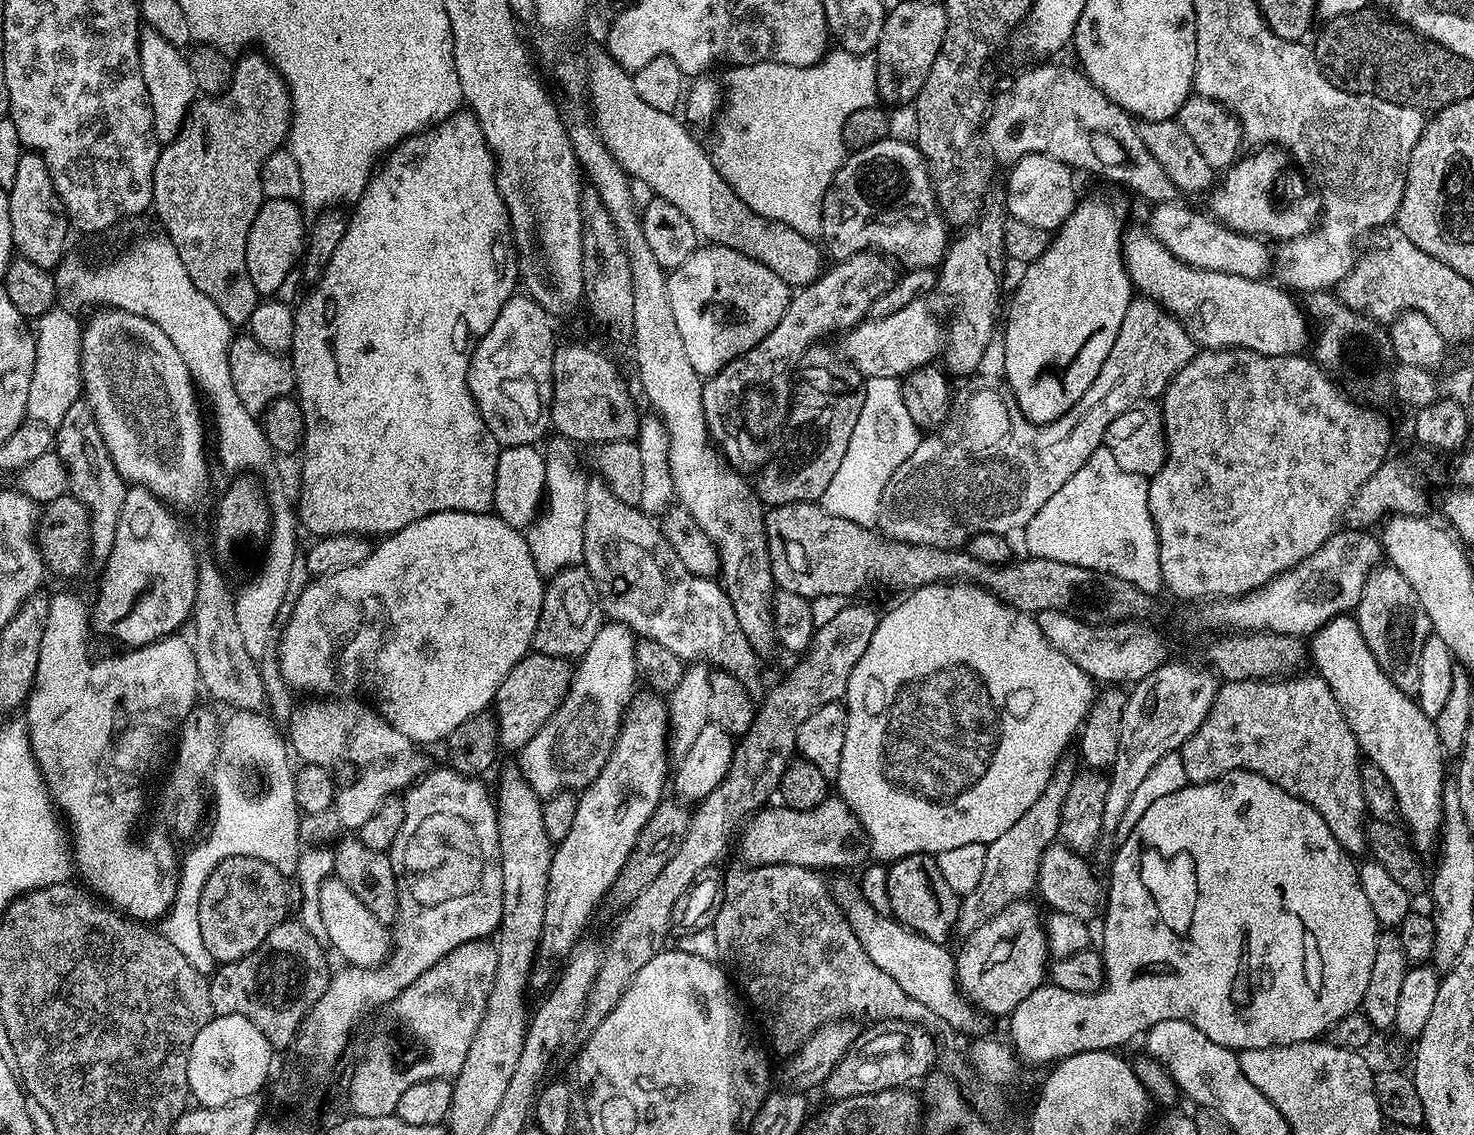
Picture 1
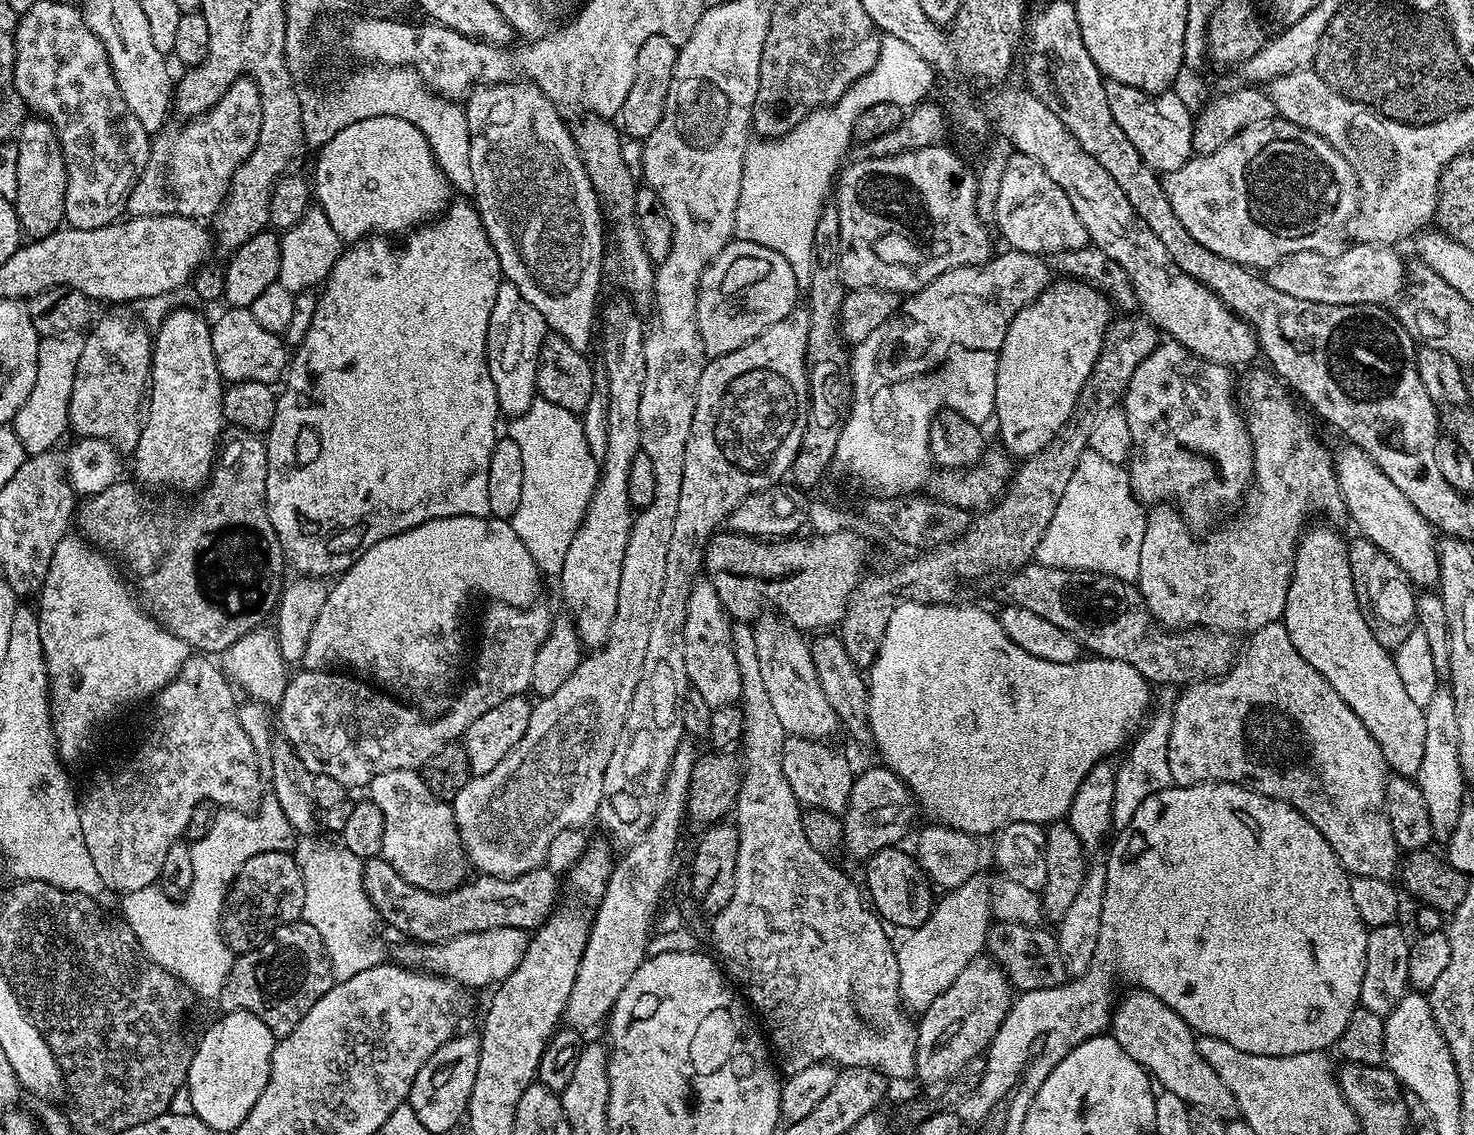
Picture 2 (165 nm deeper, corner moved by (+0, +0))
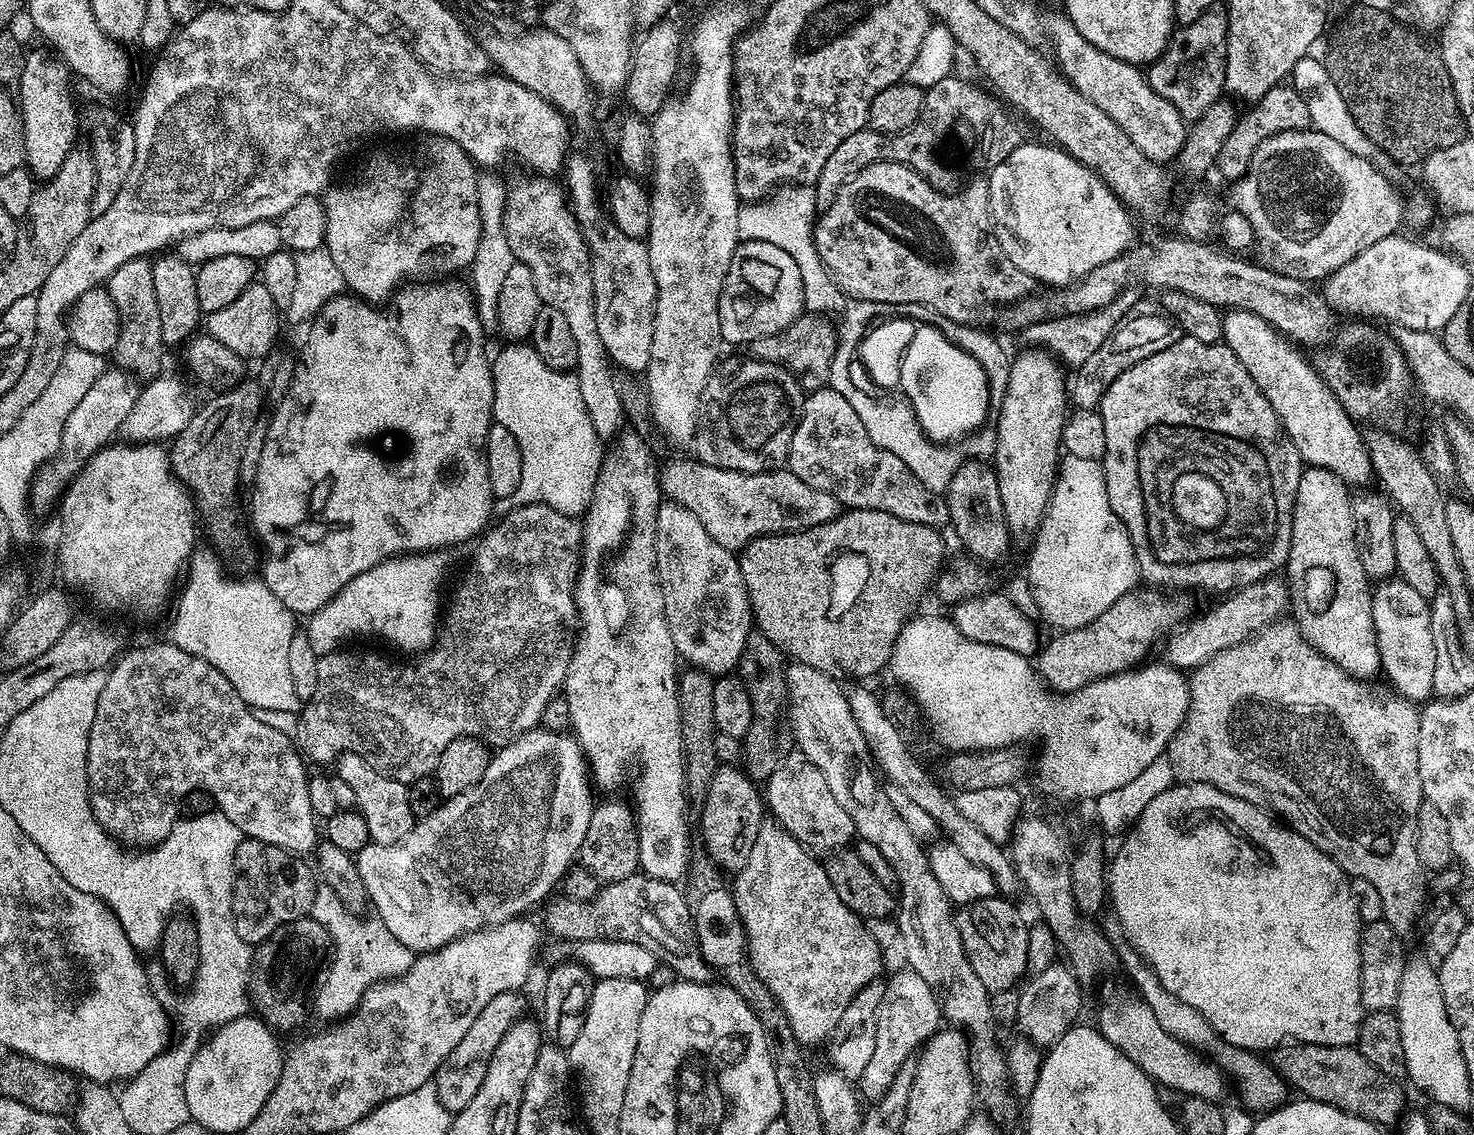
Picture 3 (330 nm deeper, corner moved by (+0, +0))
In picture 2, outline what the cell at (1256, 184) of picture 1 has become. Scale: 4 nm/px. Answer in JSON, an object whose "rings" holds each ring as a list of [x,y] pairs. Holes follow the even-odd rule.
{"rings":[[[1273,118],[1269,124],[1249,123],[1244,131],[1238,133],[1234,138],[1230,138],[1221,148],[1214,150],[1210,155],[1193,155],[1192,159],[1187,160],[1178,170],[1163,173],[1160,185],[1174,214],[1178,214],[1178,222],[1182,222],[1182,226],[1186,226],[1186,230],[1190,230],[1190,238],[1202,242],[1202,246],[1206,246],[1206,250],[1214,250],[1214,254],[1235,264],[1243,264],[1249,270],[1267,270],[1288,256],[1297,256],[1300,252],[1335,253],[1341,247],[1340,239],[1343,238],[1344,232],[1346,236],[1346,229],[1351,225],[1358,207],[1356,175],[1350,164],[1346,162],[1346,158],[1342,158],[1342,154],[1338,154],[1338,150],[1334,150],[1334,146],[1327,144],[1318,134],[1291,124],[1289,120],[1279,118]]]}

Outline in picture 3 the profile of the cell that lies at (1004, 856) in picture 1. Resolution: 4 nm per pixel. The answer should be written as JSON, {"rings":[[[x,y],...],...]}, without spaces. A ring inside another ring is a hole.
{"rings":[[[892,976],[886,980],[884,984],[884,993],[882,994],[878,1006],[874,1006],[872,1011],[872,1019],[870,1021],[870,1039],[872,1042],[872,1055],[865,1062],[864,1067],[858,1073],[860,1079],[860,1092],[859,1095],[865,1096],[868,1100],[876,1099],[887,1086],[891,1080],[892,1075],[896,1072],[896,1067],[907,1058],[912,1048],[917,1049],[921,1042],[928,1039],[933,1032],[937,1031],[938,1024],[934,1021],[928,1020],[928,1015],[934,1012],[937,1007],[936,998],[931,994],[928,988],[924,987],[924,983],[915,978],[909,979],[907,984],[904,980],[899,980],[898,977]]]}

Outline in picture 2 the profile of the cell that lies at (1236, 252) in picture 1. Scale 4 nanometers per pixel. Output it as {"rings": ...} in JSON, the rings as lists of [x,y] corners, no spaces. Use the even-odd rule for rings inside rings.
{"rings":[[[1359,242],[1353,245],[1353,248],[1345,247],[1329,256],[1318,252],[1300,252],[1297,256],[1288,256],[1267,269],[1266,279],[1270,286],[1274,286],[1274,290],[1282,290],[1282,294],[1291,294],[1306,302],[1391,305],[1391,300],[1395,301],[1406,288],[1406,264],[1400,261],[1397,249]]]}

